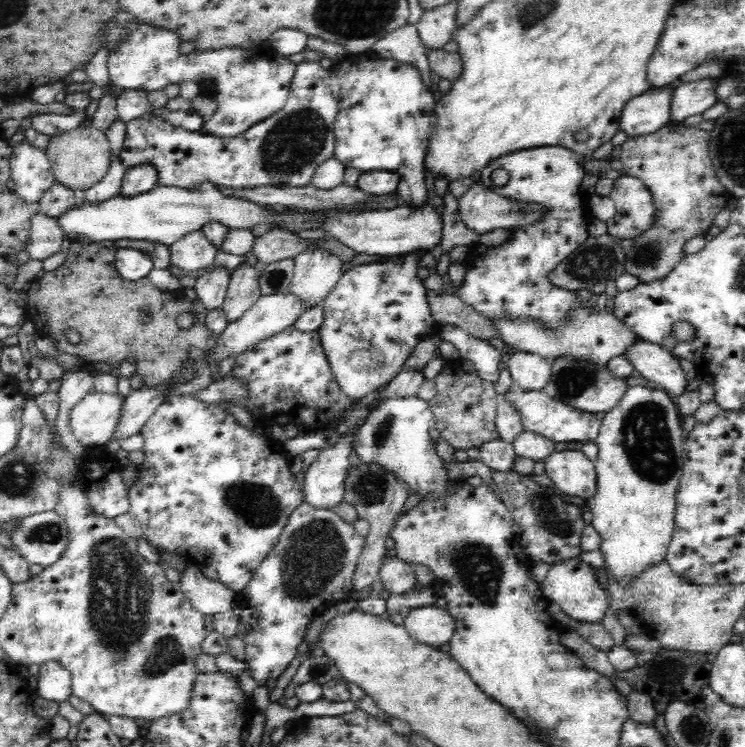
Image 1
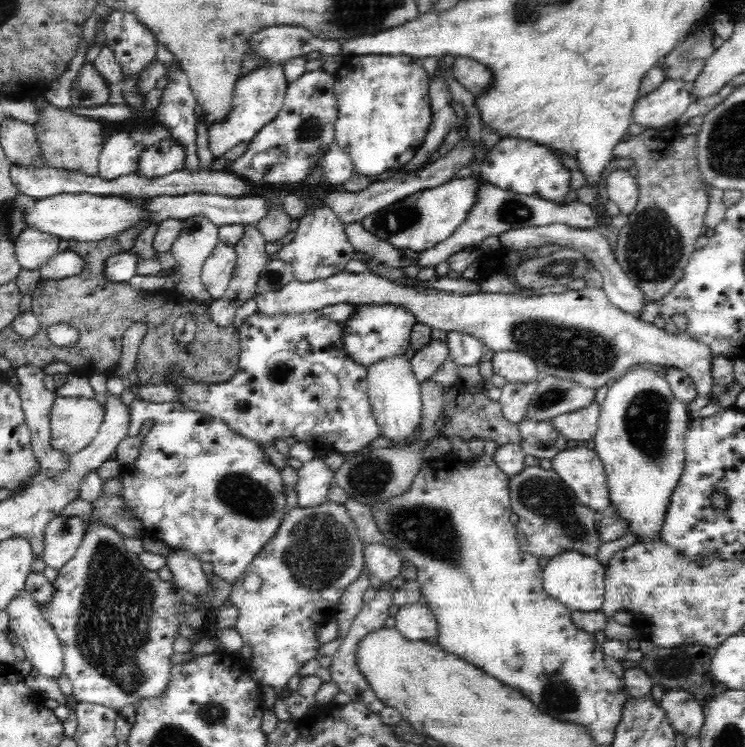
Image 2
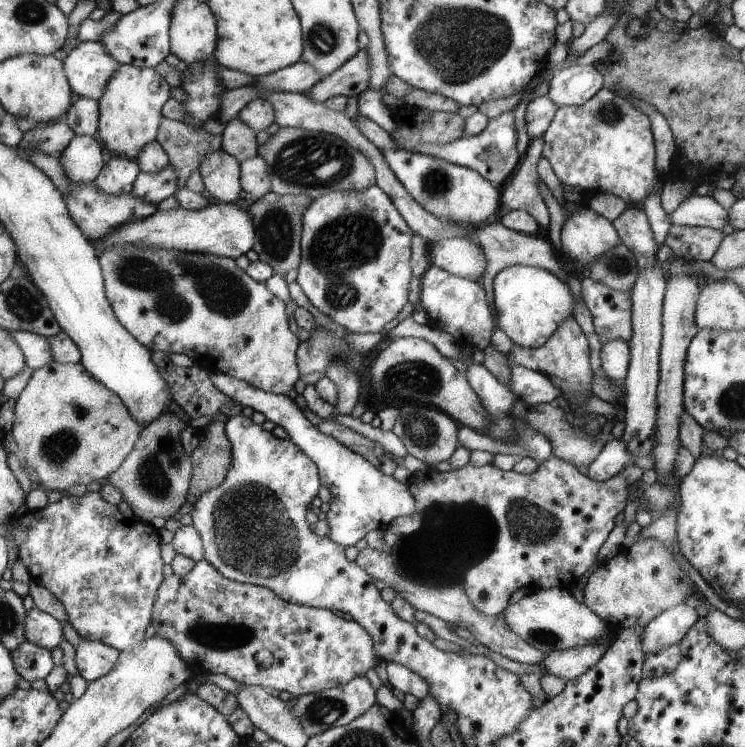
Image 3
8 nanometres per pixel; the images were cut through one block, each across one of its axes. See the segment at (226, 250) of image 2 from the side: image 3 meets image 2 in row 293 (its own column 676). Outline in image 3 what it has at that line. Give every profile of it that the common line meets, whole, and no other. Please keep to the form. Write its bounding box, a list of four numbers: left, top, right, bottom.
[667,194,727,230]

